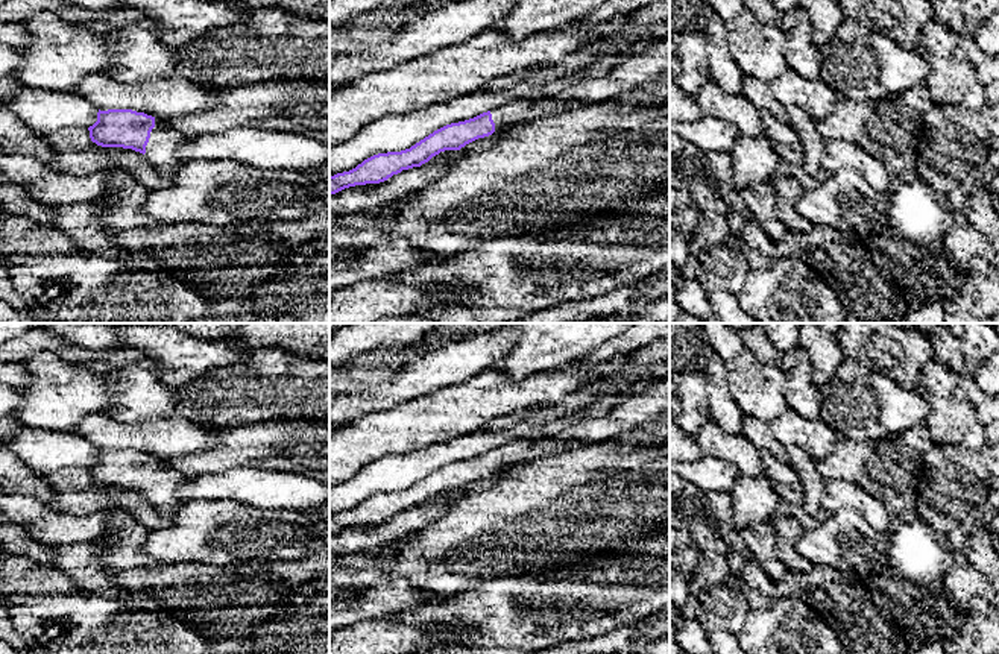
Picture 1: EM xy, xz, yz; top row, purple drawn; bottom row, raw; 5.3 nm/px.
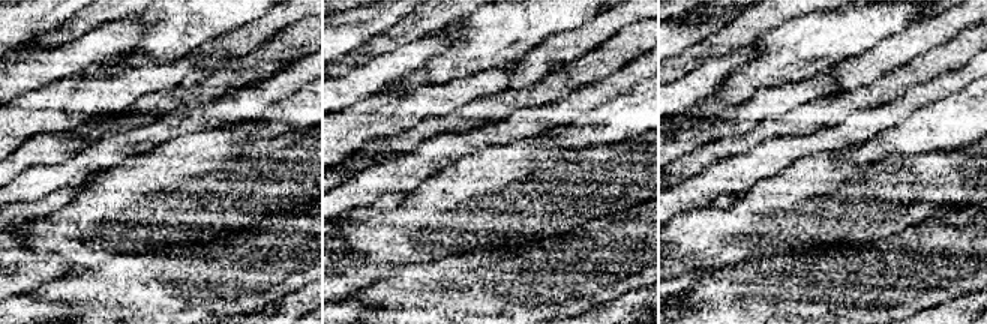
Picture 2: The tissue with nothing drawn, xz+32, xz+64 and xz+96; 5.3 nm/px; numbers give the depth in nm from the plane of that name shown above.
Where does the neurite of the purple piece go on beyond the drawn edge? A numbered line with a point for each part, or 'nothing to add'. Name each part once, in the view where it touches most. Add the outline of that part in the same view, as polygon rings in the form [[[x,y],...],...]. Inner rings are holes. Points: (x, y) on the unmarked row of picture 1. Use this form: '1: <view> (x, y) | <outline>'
1: xy (164, 481) | [[[155,458],[155,467],[150,472],[144,496],[162,516],[172,517],[184,505],[184,502],[176,498],[176,492],[191,478],[193,476],[185,476],[172,469],[167,461]]]

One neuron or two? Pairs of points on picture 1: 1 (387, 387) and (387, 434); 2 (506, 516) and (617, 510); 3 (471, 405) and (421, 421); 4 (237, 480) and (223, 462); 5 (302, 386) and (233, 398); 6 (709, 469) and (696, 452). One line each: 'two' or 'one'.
1: two
2: one
3: one
4: two
5: one
6: two

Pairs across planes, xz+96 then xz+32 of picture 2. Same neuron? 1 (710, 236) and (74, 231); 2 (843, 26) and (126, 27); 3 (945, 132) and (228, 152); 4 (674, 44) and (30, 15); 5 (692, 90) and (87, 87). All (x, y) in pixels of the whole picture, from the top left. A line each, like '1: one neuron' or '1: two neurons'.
1: one neuron
2: two neurons
3: two neurons
4: one neuron
5: two neurons

